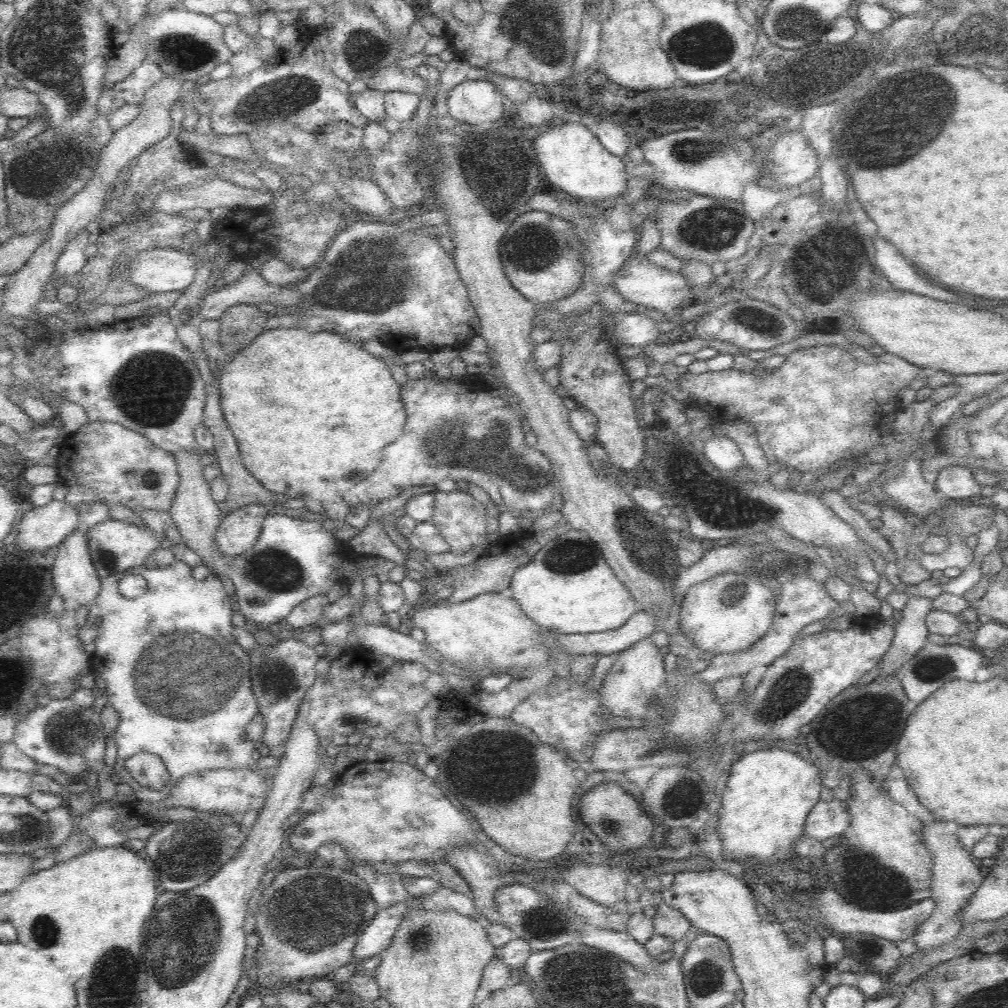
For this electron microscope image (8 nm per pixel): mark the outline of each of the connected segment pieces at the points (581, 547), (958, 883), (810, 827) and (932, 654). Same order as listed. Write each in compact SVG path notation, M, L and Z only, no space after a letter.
M572 528L542 546L532 562L512 574L508 594L536 625L562 634L614 630L640 610L624 583L616 580L600 548L586 532Z
M934 820L923 827L923 843L933 858L931 868L931 899L934 900L933 913L926 922L916 930L911 939L918 949L927 949L933 946L950 942L961 929L964 923L964 906L978 890L984 880L980 868L974 864L974 856L960 843L960 837L950 830L946 821Z
M836 797L827 801L820 799L808 815L804 832L818 840L840 836L851 824L850 805L848 805L848 801L843 801Z
M948 640L944 644L927 643L920 652L914 655L912 660L902 666L899 671L900 680L909 700L913 704L918 705L918 702L922 702L934 688L940 688L940 686L950 682L950 680L974 681L977 670L989 661L990 658L982 660L982 654L972 644L958 640Z

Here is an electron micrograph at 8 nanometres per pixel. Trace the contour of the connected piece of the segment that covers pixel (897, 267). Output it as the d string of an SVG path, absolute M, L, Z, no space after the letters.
M874 236L874 246L876 246L876 264L882 270L884 276L892 283L896 290L908 290L914 294L924 294L924 296L932 296L938 300L954 300L958 302L958 298L944 290L938 288L934 284L930 284L928 280L924 280L922 276L918 276L912 268L912 264L904 258L902 252L898 252L898 248L892 242L886 242L882 236Z

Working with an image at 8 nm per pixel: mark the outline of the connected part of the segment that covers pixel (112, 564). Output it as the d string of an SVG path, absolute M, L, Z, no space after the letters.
M110 518L94 527L88 527L87 536L90 557L100 578L114 576L120 572L126 574L129 571L126 568L144 565L144 560L160 547L158 538L152 536L152 532L145 526L136 526L133 523L124 523Z

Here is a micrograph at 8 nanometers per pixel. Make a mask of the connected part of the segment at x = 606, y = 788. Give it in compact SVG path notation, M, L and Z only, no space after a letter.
M606 780L604 784L600 782L589 788L579 801L577 815L605 845L621 851L636 850L640 845L645 845L654 830L653 821L641 802L614 780Z

